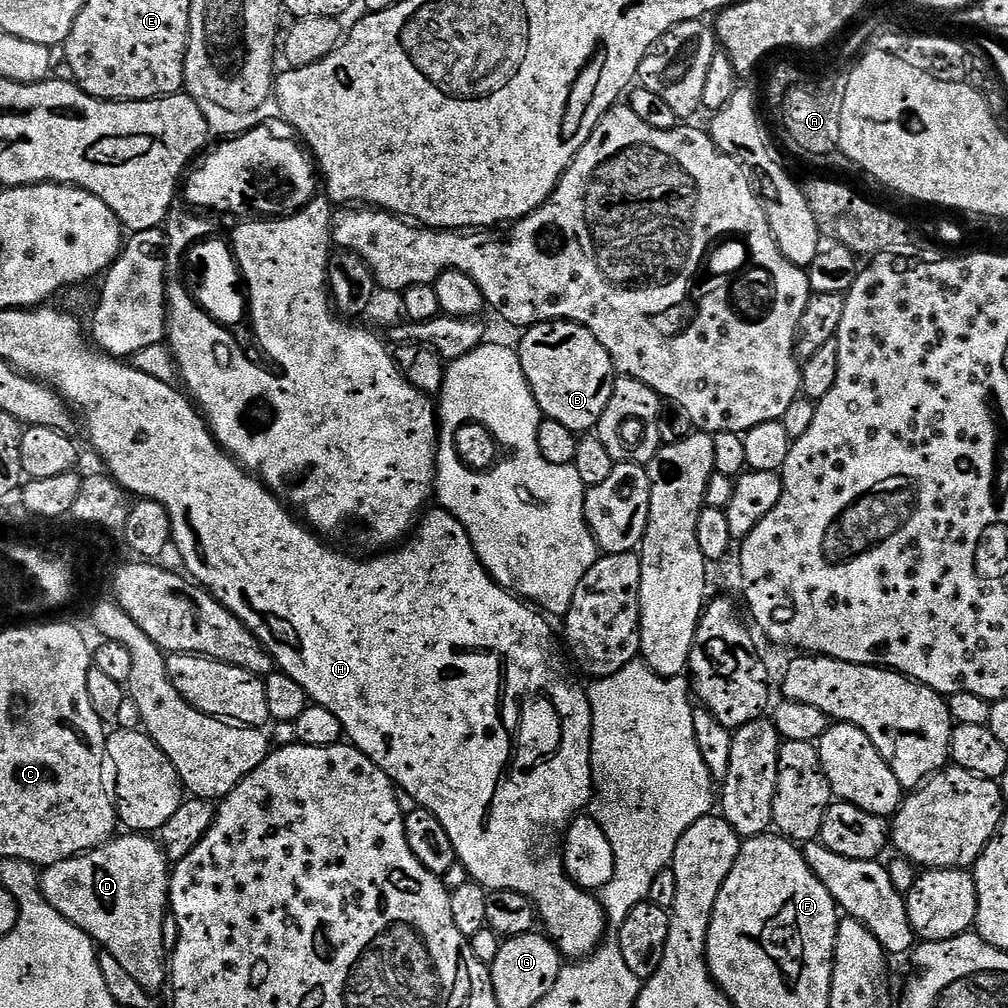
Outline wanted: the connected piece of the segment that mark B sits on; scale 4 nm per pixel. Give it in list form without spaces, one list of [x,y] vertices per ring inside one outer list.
[[[551,320],[545,324],[533,324],[523,333],[518,347],[520,365],[524,371],[526,382],[538,402],[541,413],[554,422],[562,422],[566,430],[577,434],[588,434],[600,423],[606,410],[606,402],[610,402],[614,383],[614,365],[610,354],[598,342],[590,330],[582,324],[569,320]]]

